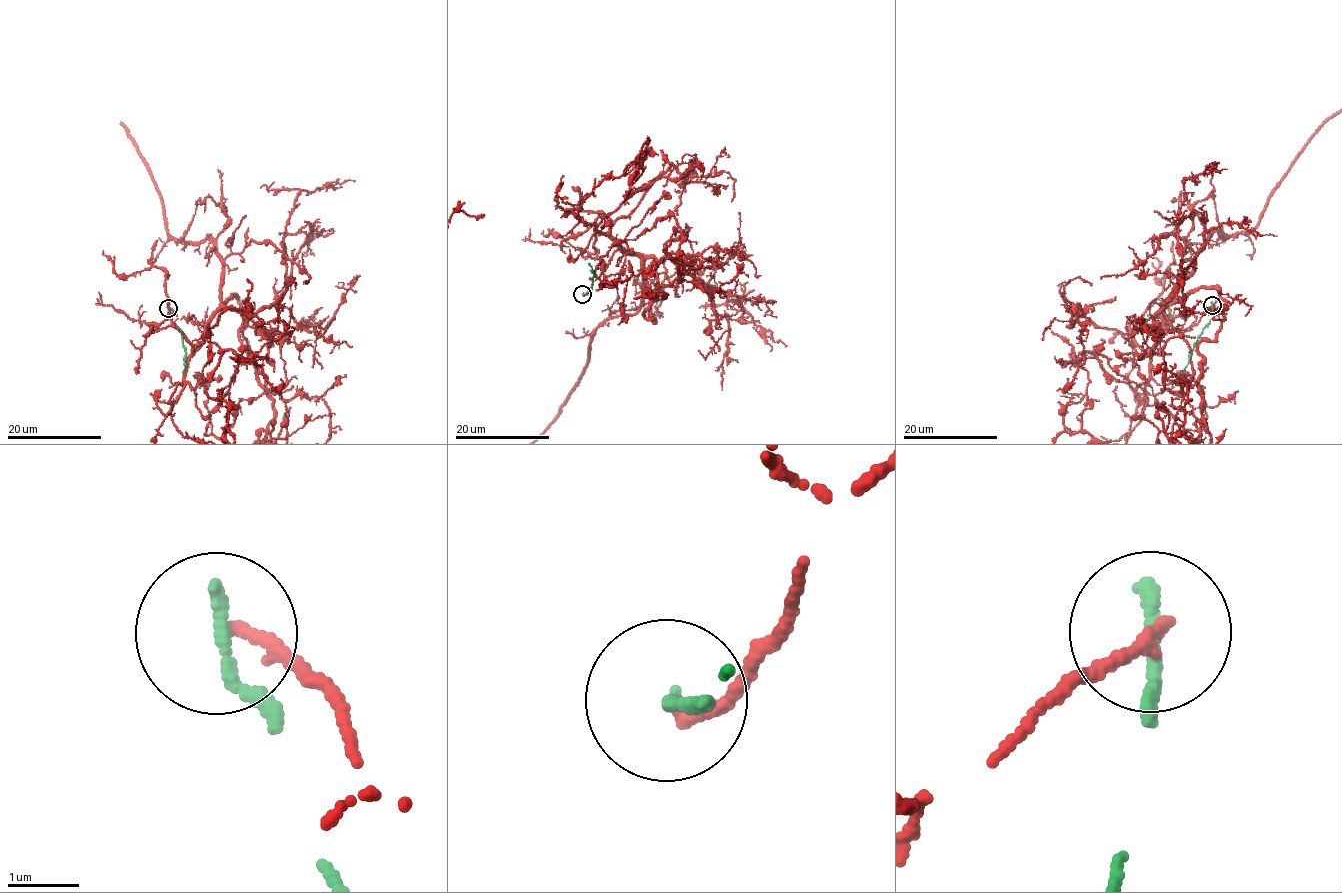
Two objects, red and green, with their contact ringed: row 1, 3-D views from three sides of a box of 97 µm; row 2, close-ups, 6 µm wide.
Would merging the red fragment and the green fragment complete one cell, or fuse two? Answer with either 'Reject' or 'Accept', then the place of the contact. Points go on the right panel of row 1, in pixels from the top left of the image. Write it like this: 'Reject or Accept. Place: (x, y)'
Reject. Place: (1212, 305)

